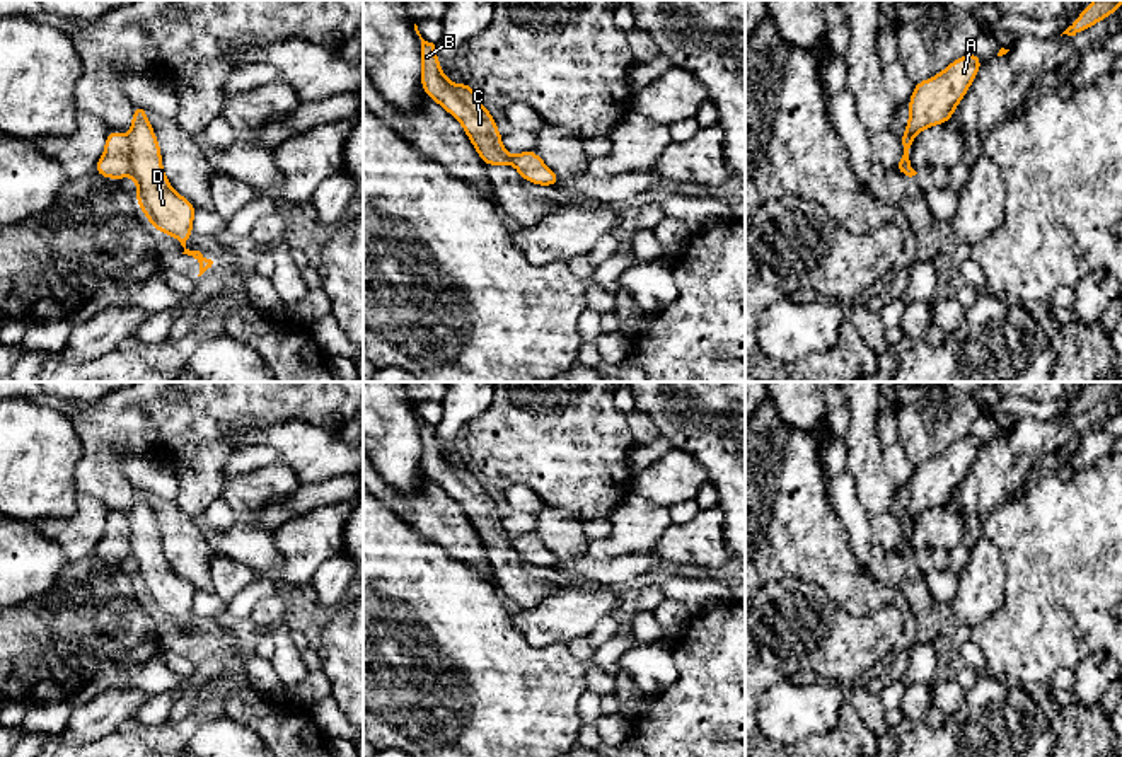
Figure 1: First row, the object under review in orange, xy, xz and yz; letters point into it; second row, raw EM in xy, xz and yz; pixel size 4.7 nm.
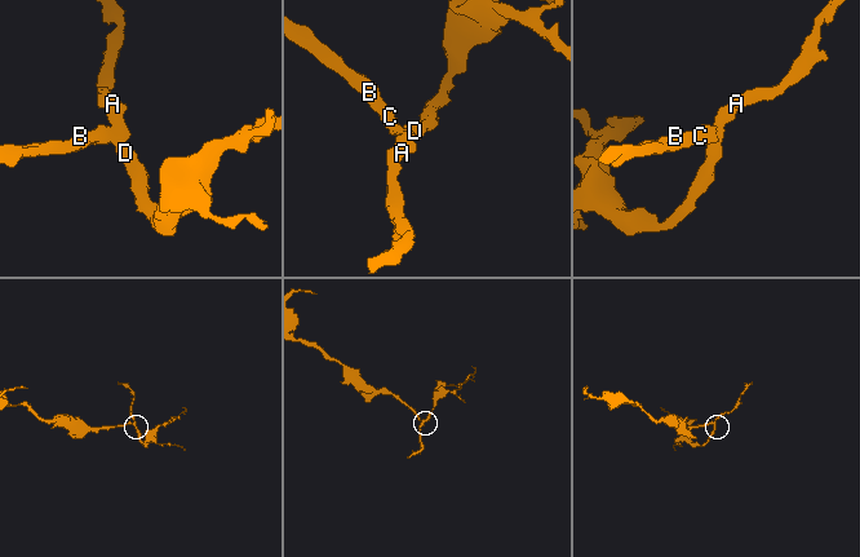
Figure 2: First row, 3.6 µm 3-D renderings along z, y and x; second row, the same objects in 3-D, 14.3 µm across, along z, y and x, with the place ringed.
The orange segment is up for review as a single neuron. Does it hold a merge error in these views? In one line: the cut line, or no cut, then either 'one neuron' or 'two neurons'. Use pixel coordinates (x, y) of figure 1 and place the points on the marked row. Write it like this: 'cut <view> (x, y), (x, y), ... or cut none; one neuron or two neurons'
cut xy (128, 145), (132, 174); two neurons

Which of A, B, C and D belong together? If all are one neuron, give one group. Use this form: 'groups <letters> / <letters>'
groups A D / B C

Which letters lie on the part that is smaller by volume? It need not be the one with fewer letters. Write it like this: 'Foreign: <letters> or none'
Foreign: A, D

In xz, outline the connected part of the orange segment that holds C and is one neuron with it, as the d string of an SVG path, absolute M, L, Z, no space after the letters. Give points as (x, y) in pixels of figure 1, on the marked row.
M414 24L414 31L416 31L416 34L418 34L419 39L421 39L421 63L423 63L423 68L421 68L421 87L423 87L423 92L425 92L428 97L431 97L437 104L440 104L448 114L452 114L452 116L462 124L462 130L464 130L466 135L469 136L472 147L474 147L476 152L479 153L479 157L481 157L481 160L484 162L484 165L512 165L512 164L513 164L513 162L512 162L512 155L506 152L506 148L505 148L503 143L501 143L501 138L503 138L503 136L501 136L501 133L498 131L498 126L496 126L496 123L494 123L494 118L493 118L491 113L483 106L483 102L477 99L477 95L474 94L474 87L472 87L472 85L467 85L467 84L454 84L454 82L450 82L450 80L445 77L445 73L443 73L442 66L440 66L440 61L438 61L438 56L437 56L437 51L435 51L435 44L433 44L433 43L428 43L428 41L425 41L425 39L421 38L421 34L419 34L416 24Z

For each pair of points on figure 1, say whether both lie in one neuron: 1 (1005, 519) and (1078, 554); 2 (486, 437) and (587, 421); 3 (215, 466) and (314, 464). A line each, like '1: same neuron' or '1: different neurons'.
1: same neuron
2: same neuron
3: different neurons

